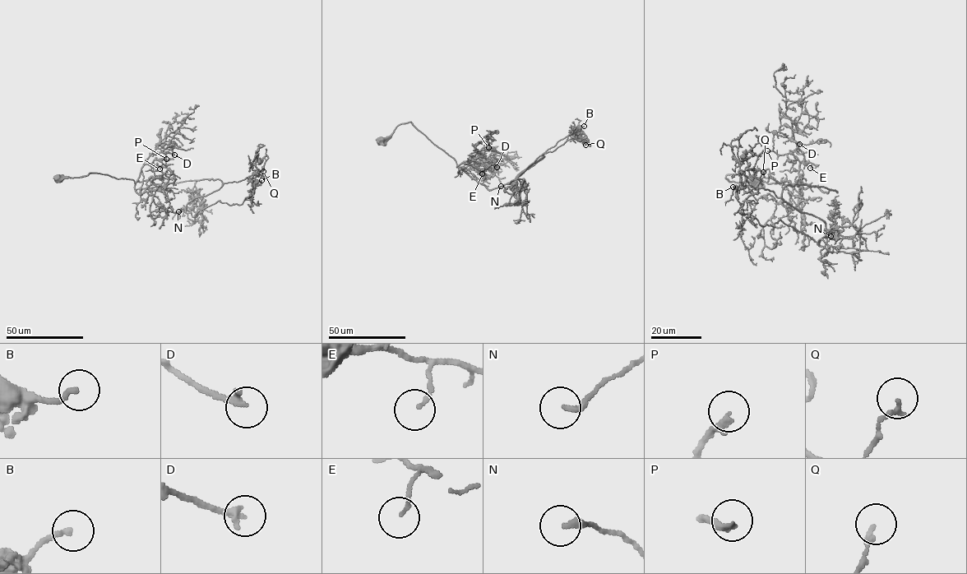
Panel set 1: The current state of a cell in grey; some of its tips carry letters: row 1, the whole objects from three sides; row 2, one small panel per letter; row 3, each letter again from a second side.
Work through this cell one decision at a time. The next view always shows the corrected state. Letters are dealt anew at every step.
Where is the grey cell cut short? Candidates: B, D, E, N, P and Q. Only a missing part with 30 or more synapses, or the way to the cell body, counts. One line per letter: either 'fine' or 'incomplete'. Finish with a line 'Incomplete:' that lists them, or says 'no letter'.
B: fine
D: fine
E: fine
N: fine
P: incomplete
Q: fine
Incomplete: P

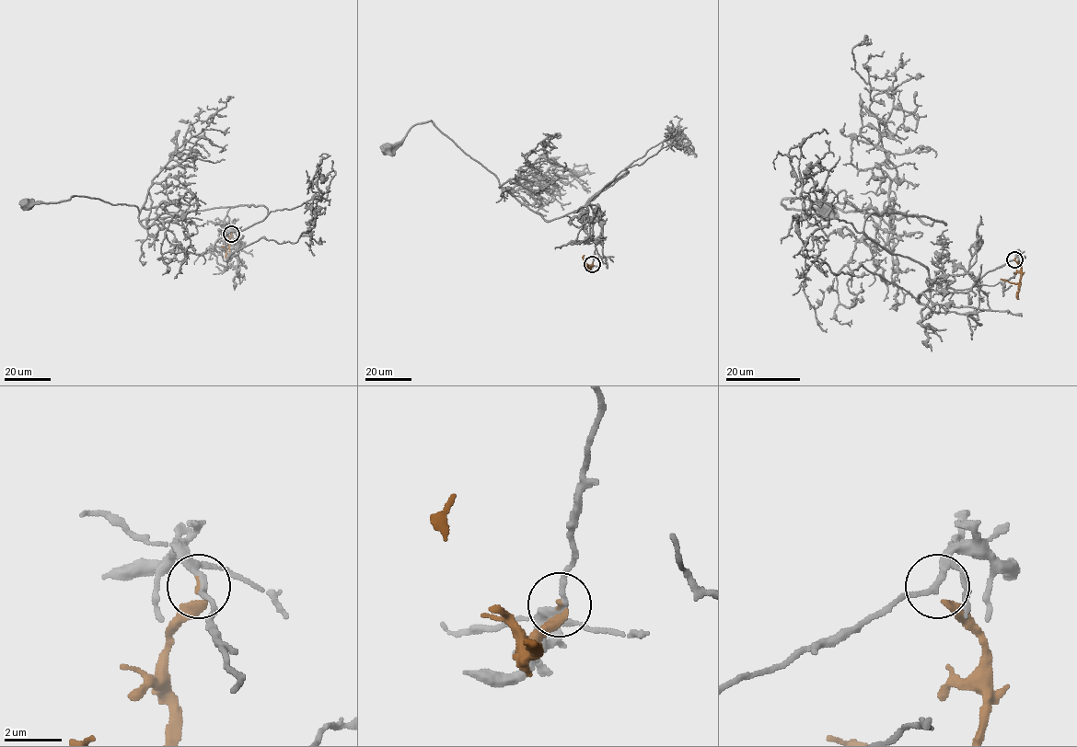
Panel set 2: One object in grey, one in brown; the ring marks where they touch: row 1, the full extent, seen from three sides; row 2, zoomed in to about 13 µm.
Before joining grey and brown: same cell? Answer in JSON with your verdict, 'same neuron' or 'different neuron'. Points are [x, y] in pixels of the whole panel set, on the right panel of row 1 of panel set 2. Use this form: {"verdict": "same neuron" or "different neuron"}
{"verdict": "same neuron"}

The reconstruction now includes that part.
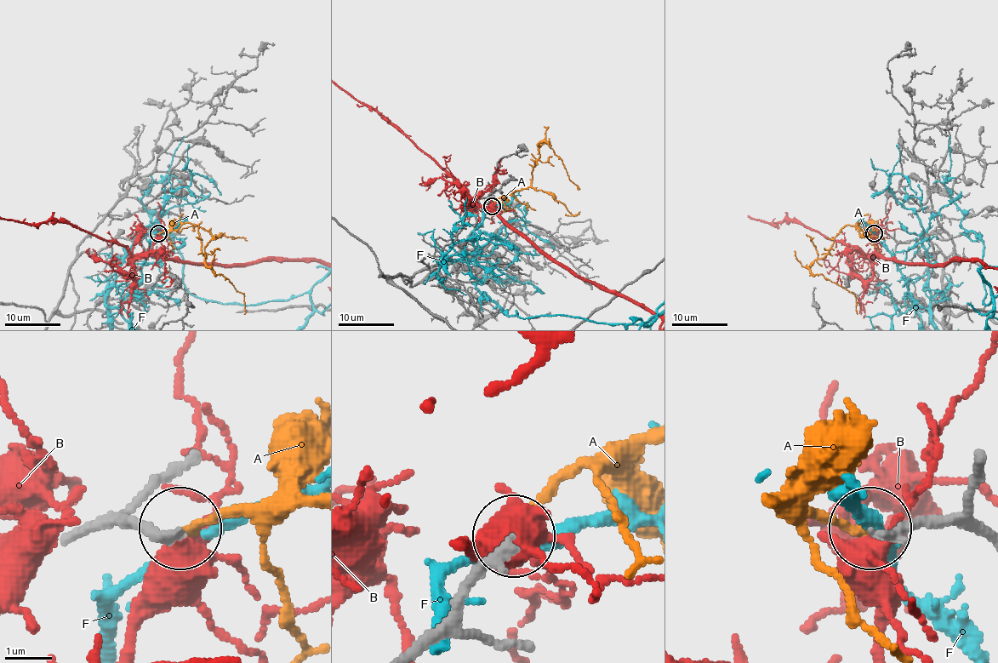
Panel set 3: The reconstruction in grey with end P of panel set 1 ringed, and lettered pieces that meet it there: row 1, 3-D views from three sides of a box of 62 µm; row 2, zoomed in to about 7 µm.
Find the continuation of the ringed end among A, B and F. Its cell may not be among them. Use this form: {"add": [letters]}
{"add": ["A"]}

